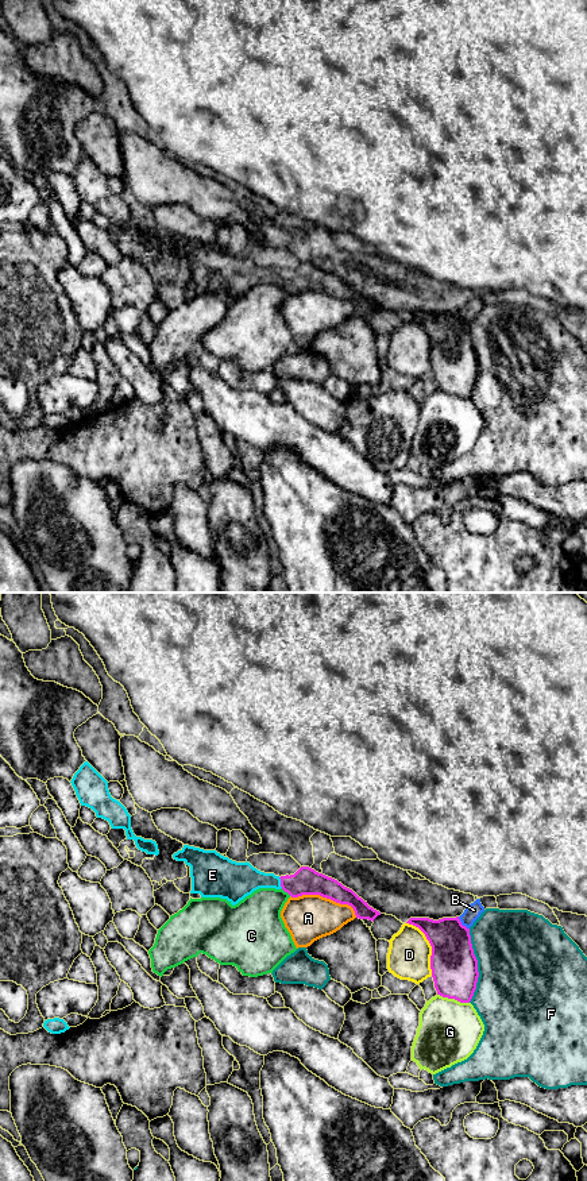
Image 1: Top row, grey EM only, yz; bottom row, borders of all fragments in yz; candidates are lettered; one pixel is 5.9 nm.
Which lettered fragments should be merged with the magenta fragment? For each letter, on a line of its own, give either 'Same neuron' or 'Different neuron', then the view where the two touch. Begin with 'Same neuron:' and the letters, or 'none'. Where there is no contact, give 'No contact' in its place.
Same neuron: E
A: Different neuron. Touches magenta in yz
B: Different neuron. Touches magenta in yz
C: Different neuron. Touches magenta in yz
D: Different neuron. Touches magenta in yz
E: Same neuron. Touches magenta in yz
F: Different neuron. Touches magenta in yz
G: Different neuron. Touches magenta in yz

